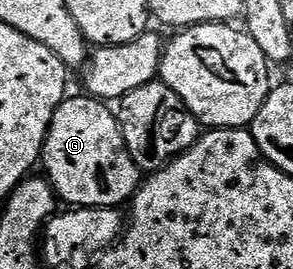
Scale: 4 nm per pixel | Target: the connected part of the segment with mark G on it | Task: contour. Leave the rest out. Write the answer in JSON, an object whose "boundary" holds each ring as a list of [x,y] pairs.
{"boundary":[[[80,93],[81,95],[70,94],[63,102],[61,102],[55,109],[55,117],[51,117],[51,125],[49,126],[49,132],[45,138],[45,147],[41,151],[41,158],[39,160],[40,166],[45,166],[43,171],[44,178],[48,179],[49,183],[53,187],[53,192],[57,195],[58,200],[62,204],[72,205],[73,207],[115,207],[120,208],[121,203],[128,204],[132,200],[133,196],[136,195],[141,184],[143,182],[143,173],[135,165],[135,161],[131,157],[131,153],[127,149],[125,144],[125,138],[121,132],[121,124],[118,116],[115,114],[108,102],[100,99],[94,99],[92,95],[88,93]]]}

